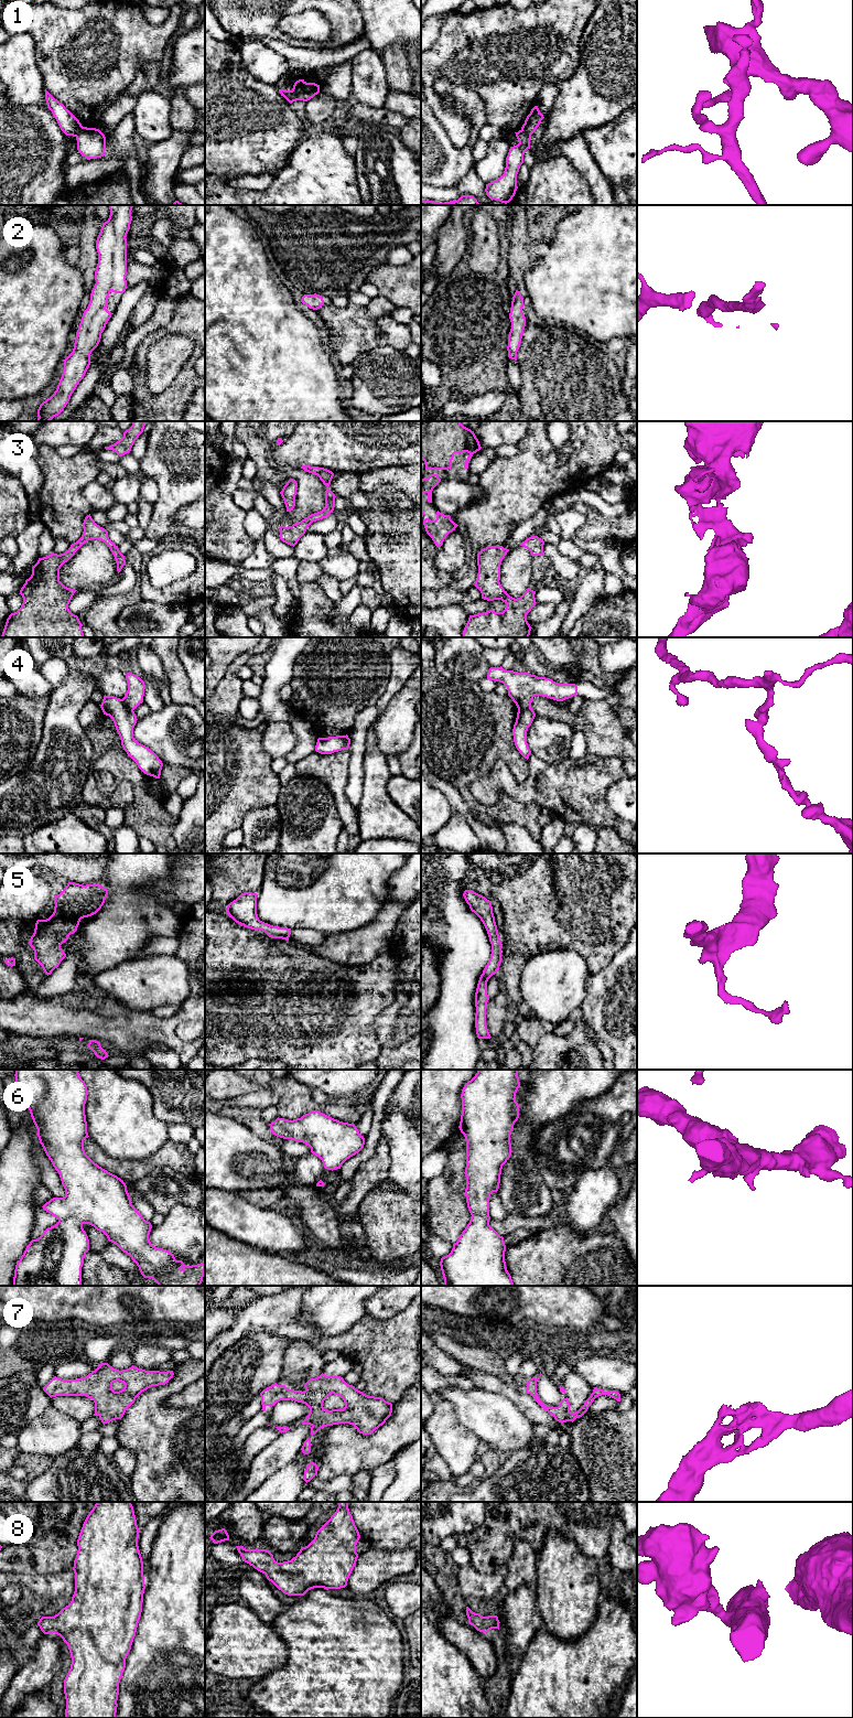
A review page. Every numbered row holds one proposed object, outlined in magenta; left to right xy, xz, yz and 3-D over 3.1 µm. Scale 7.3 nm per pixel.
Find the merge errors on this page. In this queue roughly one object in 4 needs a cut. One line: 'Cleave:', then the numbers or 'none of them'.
Cleave: 1, 4

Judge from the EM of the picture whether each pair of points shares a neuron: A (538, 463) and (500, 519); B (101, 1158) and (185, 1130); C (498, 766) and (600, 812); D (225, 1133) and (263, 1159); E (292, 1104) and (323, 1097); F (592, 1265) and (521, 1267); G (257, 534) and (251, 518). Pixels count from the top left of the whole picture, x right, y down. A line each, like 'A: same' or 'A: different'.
A: same
B: different
C: same
D: same
E: different
F: same
G: same

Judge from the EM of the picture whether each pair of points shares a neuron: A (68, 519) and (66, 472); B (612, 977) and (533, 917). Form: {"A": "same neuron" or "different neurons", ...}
{"A": "same neuron", "B": "different neurons"}

